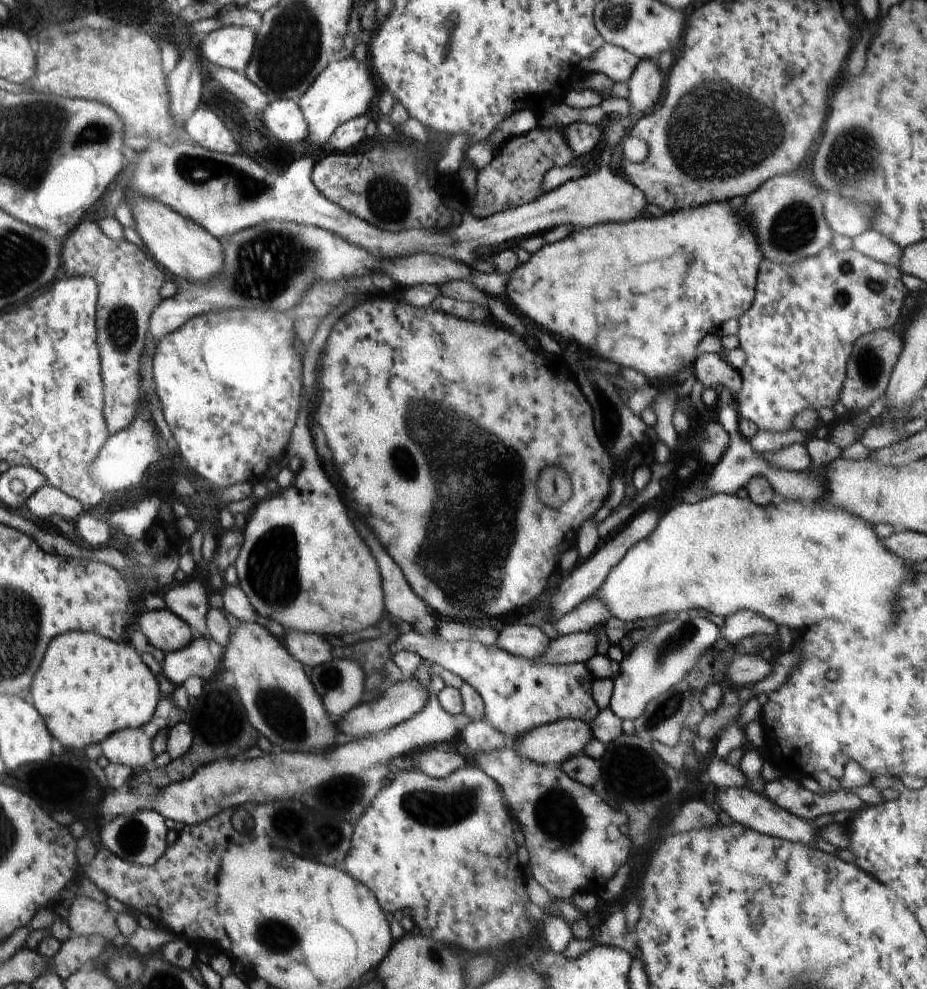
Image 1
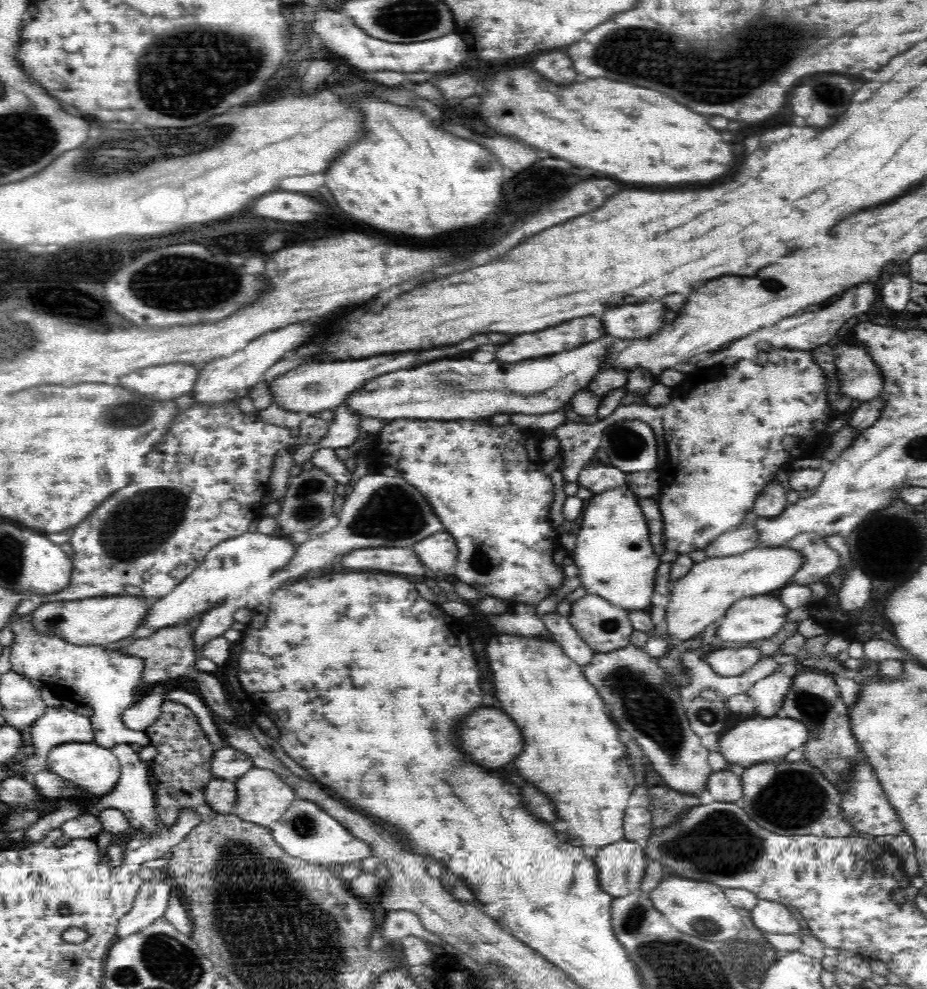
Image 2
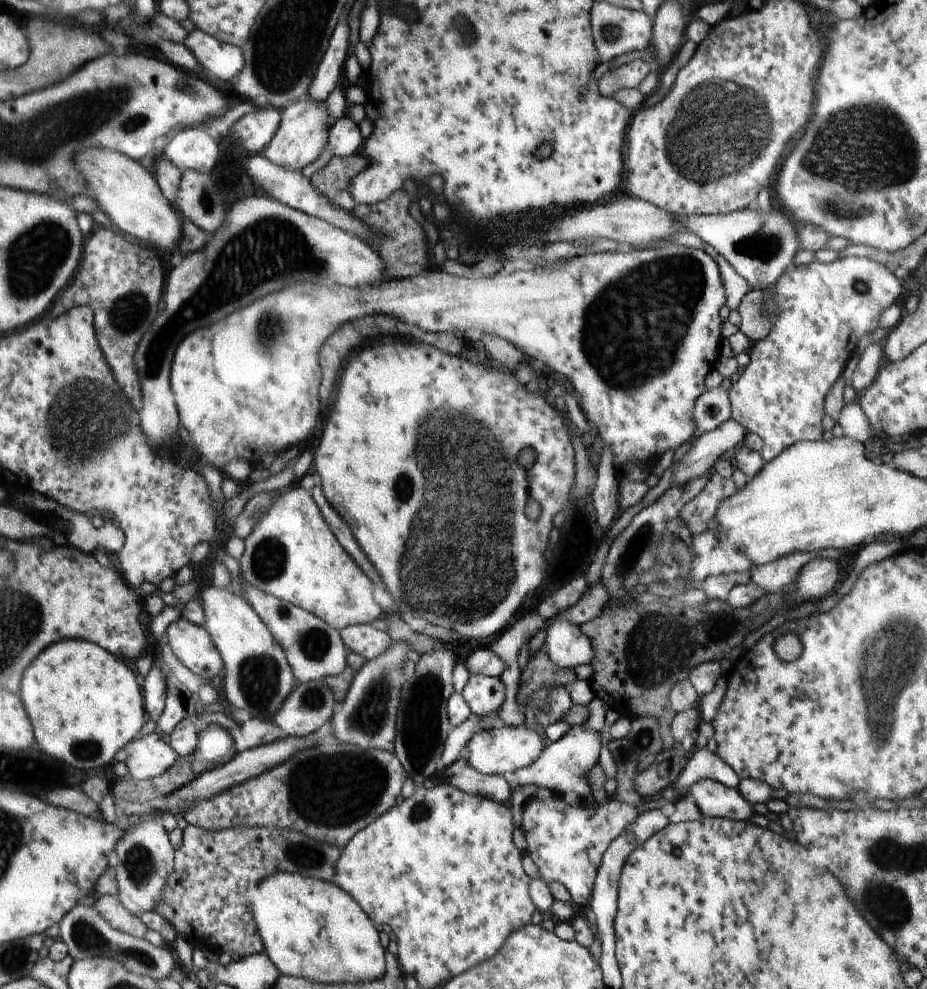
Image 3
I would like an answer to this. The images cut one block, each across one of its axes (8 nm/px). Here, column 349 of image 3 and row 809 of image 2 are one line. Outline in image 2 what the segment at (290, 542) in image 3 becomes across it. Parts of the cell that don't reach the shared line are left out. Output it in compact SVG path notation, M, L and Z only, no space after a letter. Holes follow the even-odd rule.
M498 633L489 642L486 642L484 651L485 658L490 663L490 670L492 670L492 680L494 680L494 688L496 688L495 696L498 698L498 702L500 702L500 709L514 721L514 724L520 729L522 738L524 738L522 752L518 755L518 758L513 760L516 768L512 766L512 770L516 770L523 780L530 782L532 786L540 788L540 792L548 794L548 798L554 802L557 817L560 820L566 820L568 822L568 830L563 834L563 838L566 838L566 841L580 844L584 849L589 850L592 847L602 848L606 844L624 840L625 834L623 827L625 812L628 807L628 799L632 794L634 786L636 786L636 782L634 781L630 762L625 757L626 745L620 742L620 736L618 736L620 730L614 724L614 719L612 719L610 713L606 711L604 699L598 695L597 689L585 678L582 672L582 666L568 658L557 642L544 640L543 638L524 638L523 636L512 636L511 634L510 636L506 636L506 634Z

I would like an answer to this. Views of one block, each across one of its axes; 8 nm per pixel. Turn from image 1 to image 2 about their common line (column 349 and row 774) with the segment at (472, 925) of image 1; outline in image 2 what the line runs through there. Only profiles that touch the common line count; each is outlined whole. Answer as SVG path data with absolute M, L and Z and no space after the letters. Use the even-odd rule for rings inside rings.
M858 764L850 772L850 780L846 780L846 788L842 790L842 817L850 821L852 828L863 836L875 838L886 835L900 835L903 833L903 824L895 808L884 796L883 788L878 784L878 778L874 776L874 770L870 764Z

